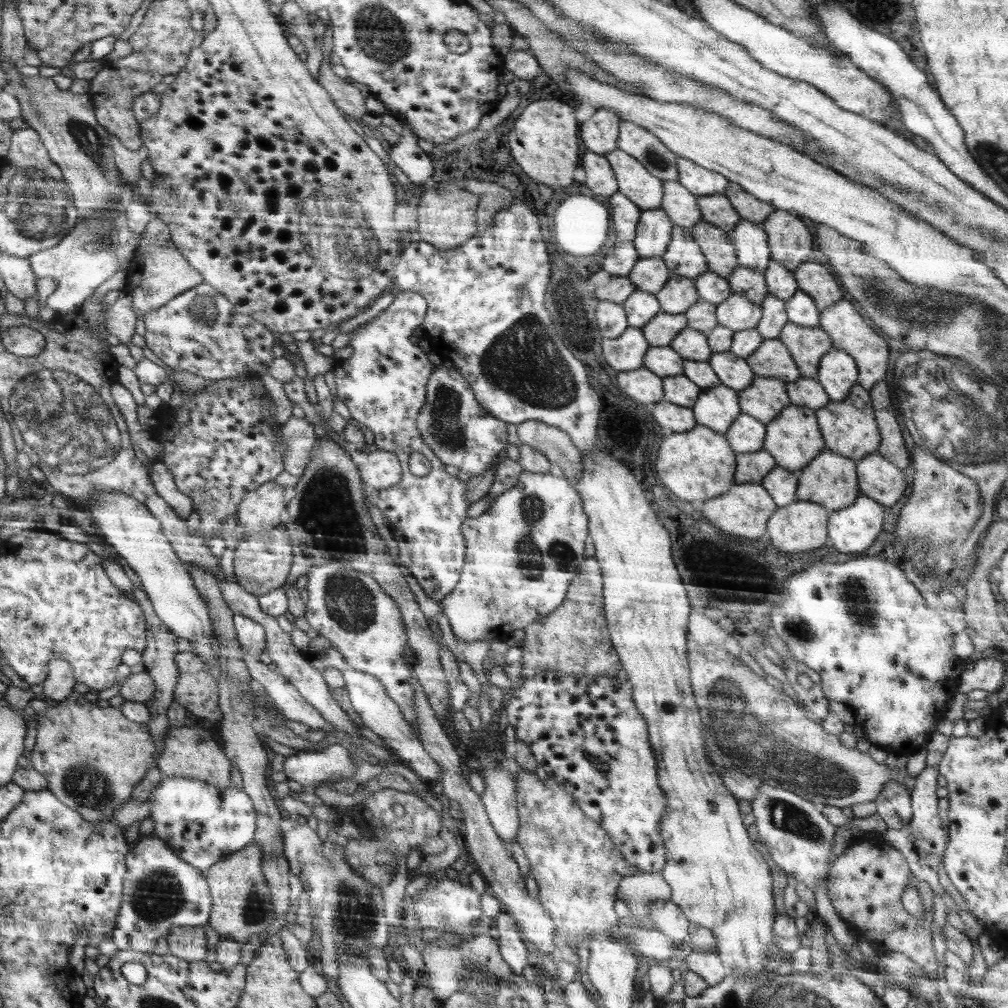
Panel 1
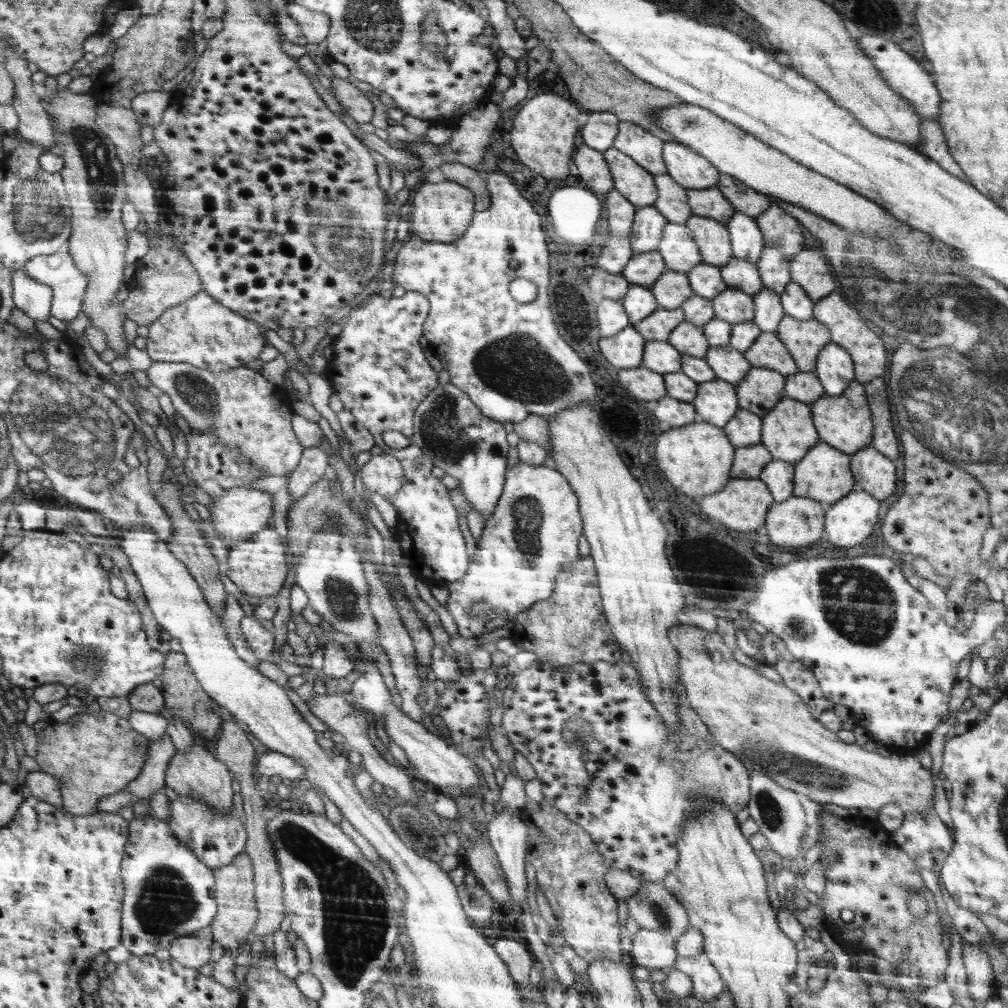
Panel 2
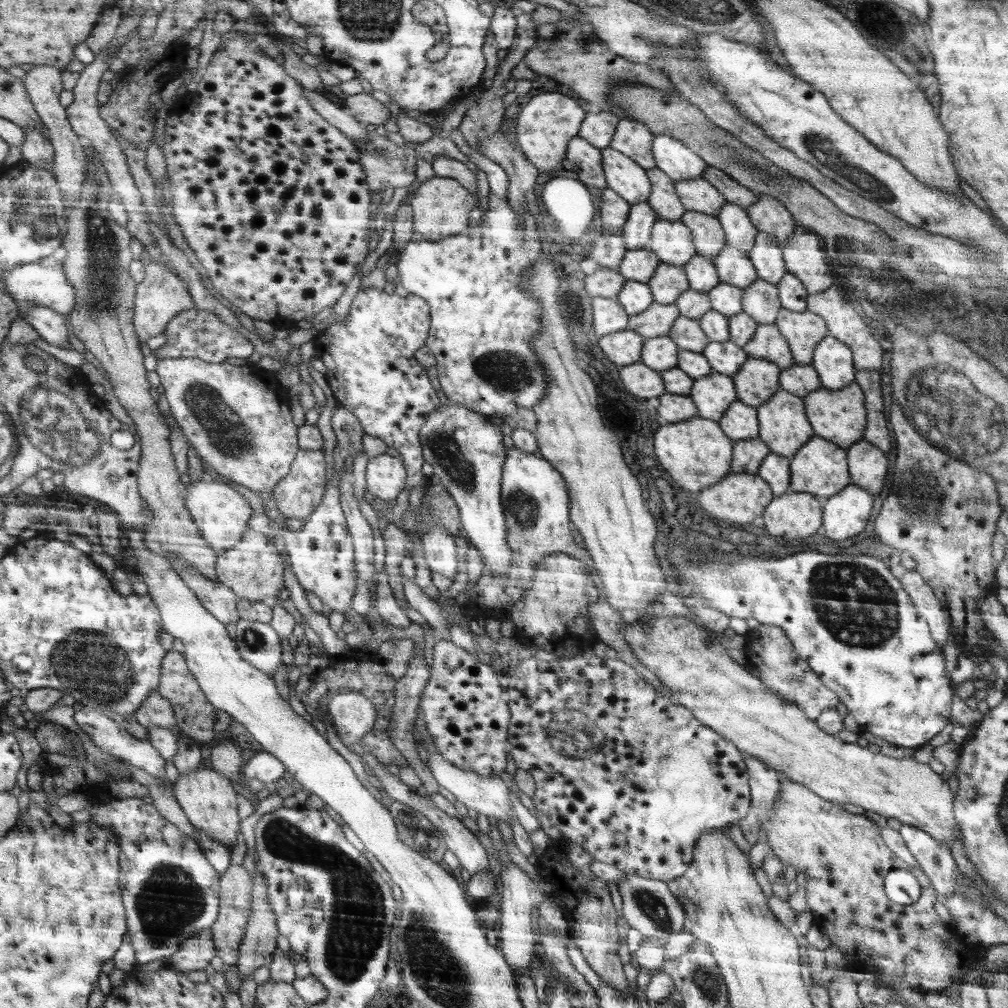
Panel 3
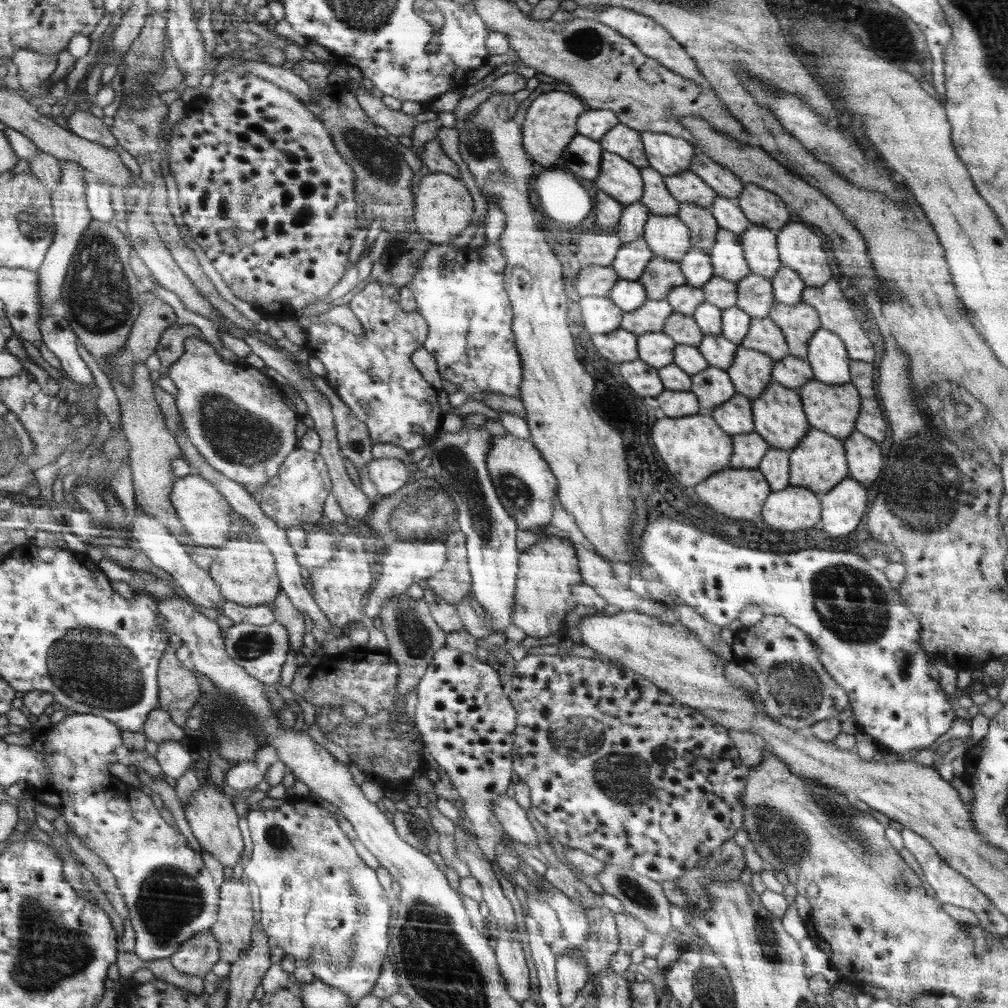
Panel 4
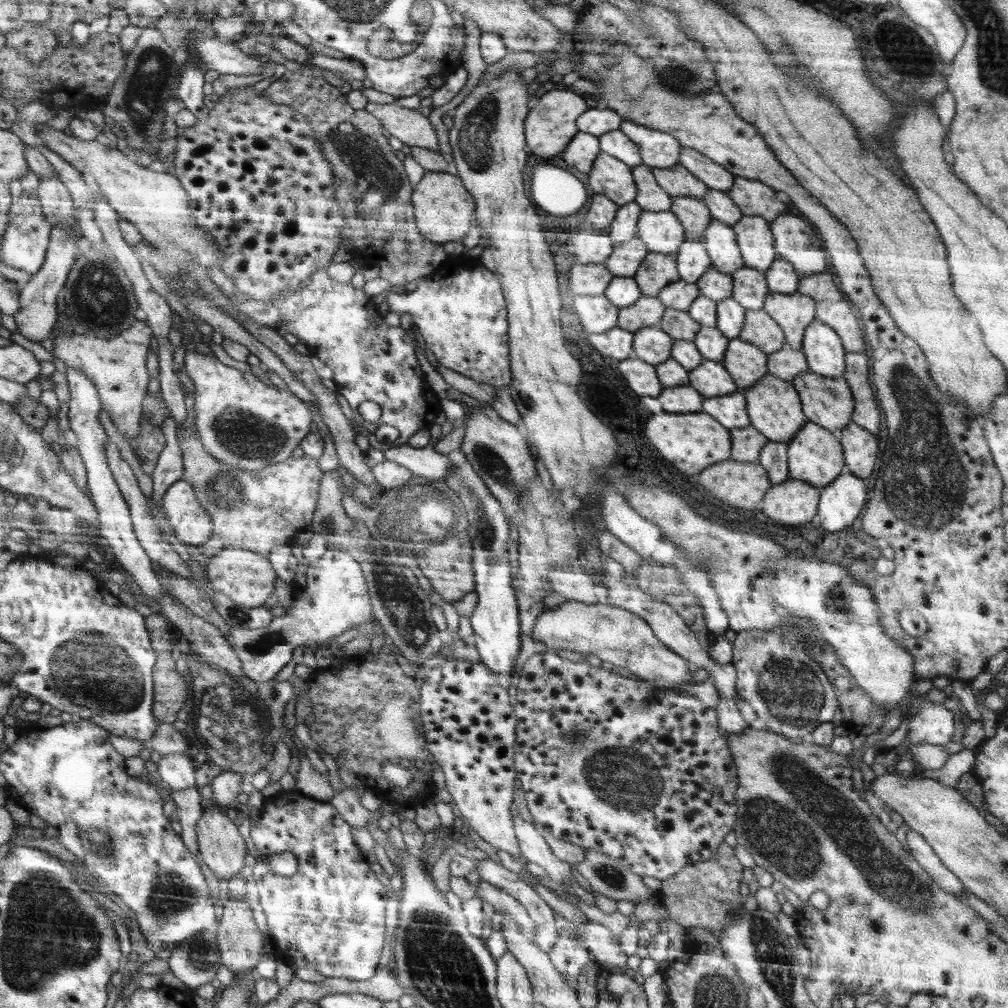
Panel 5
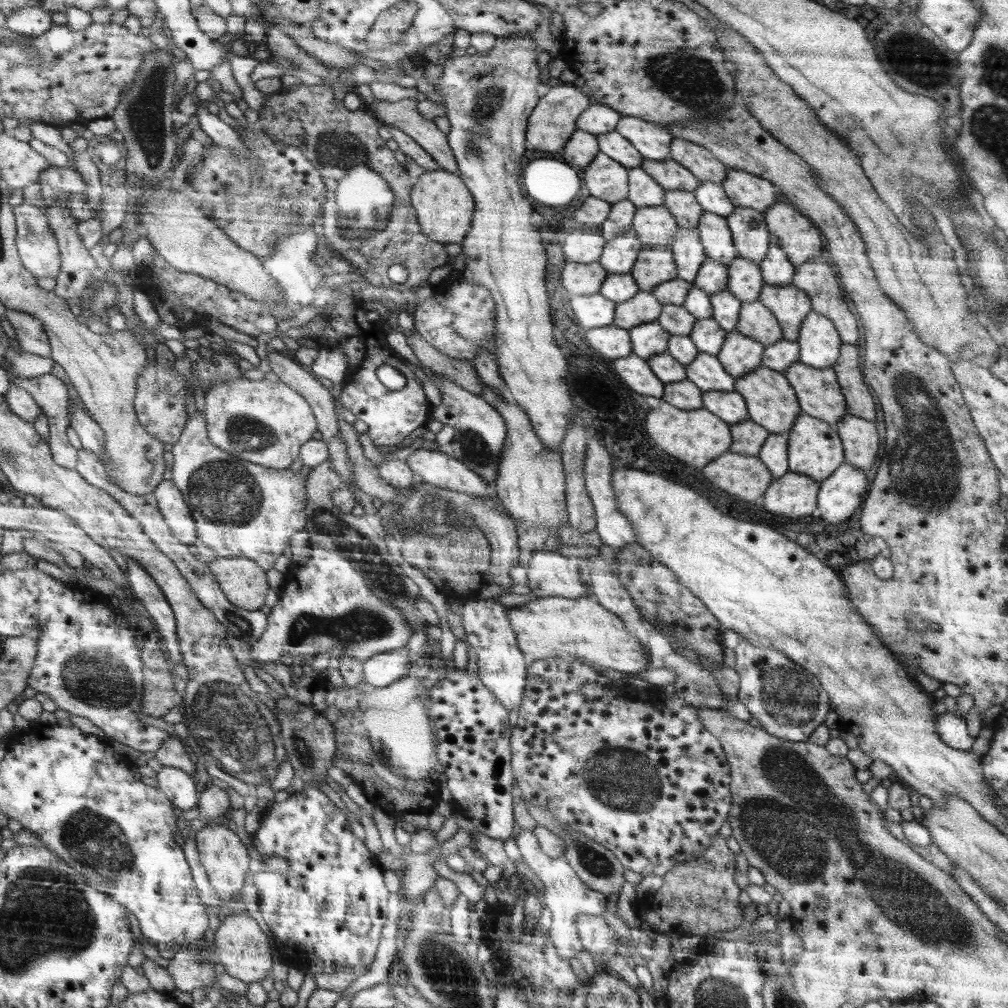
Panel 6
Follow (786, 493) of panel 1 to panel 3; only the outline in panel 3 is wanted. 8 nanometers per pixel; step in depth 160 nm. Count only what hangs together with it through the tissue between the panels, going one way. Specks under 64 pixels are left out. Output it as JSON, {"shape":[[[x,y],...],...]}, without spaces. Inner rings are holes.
{"shape":[[[771,452],[762,460],[757,475],[763,477],[770,484],[773,496],[779,497],[786,493],[788,486],[792,486],[790,480],[791,468],[792,465],[788,458]]]}

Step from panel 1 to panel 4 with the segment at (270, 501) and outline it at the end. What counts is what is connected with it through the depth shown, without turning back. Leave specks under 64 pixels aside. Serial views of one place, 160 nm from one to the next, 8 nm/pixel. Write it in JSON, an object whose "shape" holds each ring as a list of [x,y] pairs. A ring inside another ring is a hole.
{"shape":[[[192,473],[178,478],[170,498],[190,540],[196,545],[221,547],[229,540],[232,525],[230,503],[204,476]]]}

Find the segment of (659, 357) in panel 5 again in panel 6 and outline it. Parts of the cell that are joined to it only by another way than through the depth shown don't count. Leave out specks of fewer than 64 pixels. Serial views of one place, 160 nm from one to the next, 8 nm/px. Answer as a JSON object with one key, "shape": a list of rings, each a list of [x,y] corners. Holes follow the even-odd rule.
{"shape":[[[656,321],[646,322],[629,329],[632,352],[640,358],[648,359],[653,354],[667,350],[671,334]]]}

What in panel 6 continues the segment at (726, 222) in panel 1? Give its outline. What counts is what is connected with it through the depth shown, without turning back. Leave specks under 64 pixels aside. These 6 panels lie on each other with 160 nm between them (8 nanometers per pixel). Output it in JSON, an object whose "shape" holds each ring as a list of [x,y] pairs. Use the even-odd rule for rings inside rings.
{"shape":[[[643,158],[640,167],[665,191],[687,190],[694,193],[701,183],[685,166],[671,158],[660,161]]]}

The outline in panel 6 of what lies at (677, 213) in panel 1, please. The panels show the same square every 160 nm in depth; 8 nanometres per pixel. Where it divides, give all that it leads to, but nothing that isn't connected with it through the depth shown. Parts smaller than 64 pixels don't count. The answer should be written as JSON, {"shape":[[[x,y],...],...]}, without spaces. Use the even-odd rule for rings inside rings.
{"shape":[[[642,167],[629,171],[629,201],[637,208],[664,204],[665,190]]]}

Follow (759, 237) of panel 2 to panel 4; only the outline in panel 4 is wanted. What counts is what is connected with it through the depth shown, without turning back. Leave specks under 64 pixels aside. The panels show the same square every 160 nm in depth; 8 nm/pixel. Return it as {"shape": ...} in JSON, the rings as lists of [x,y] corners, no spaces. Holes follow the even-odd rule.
{"shape":[[[717,195],[710,209],[719,228],[734,232],[738,238],[751,225],[738,199]]]}

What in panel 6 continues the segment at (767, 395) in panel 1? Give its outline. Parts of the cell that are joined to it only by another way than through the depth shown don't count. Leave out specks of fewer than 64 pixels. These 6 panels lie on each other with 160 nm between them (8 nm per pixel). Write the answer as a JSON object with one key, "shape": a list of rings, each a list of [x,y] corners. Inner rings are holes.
{"shape":[[[734,330],[725,334],[725,341],[716,356],[730,376],[740,379],[761,366],[765,347],[761,341]]]}

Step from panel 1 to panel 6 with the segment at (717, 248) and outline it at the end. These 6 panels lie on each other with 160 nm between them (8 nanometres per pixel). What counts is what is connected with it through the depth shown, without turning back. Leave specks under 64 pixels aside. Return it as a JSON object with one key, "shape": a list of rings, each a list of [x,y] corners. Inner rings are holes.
{"shape":[[[687,190],[665,191],[663,206],[676,217],[678,226],[682,228],[697,228],[704,211],[695,194]]]}

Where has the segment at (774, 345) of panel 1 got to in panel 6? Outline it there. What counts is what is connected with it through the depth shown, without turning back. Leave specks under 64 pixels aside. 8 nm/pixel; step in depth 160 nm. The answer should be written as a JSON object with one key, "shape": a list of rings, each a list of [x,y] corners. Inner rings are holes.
{"shape":[[[760,300],[742,303],[738,317],[735,330],[761,341],[766,347],[783,338],[777,318]]]}

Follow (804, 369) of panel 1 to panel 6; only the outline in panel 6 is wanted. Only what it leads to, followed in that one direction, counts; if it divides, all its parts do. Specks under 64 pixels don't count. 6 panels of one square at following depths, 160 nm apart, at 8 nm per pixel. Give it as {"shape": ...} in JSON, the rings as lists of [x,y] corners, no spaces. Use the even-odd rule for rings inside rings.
{"shape":[[[794,284],[770,285],[762,287],[760,302],[777,318],[783,338],[797,341],[801,324],[812,311],[812,298]]]}

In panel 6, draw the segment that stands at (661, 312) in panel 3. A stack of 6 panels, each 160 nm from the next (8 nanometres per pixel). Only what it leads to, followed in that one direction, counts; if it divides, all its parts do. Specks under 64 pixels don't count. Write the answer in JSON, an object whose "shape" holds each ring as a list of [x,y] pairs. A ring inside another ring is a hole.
{"shape":[[[638,291],[630,300],[616,303],[613,324],[630,329],[660,317],[663,305],[648,291]]]}

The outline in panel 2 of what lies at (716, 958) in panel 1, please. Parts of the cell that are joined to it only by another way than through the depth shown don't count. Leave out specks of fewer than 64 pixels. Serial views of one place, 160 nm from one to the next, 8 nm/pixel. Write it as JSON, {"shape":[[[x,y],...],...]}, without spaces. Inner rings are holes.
{"shape":[[[702,952],[695,957],[677,957],[672,968],[685,972],[693,980],[693,991],[690,998],[700,1002],[716,1002],[718,996],[728,988],[725,979],[720,978],[720,970]]]}

